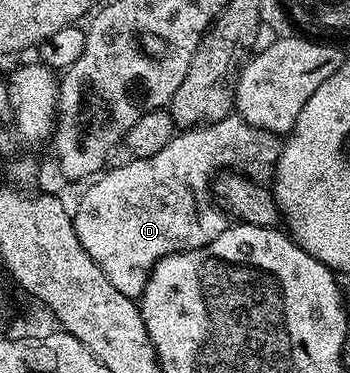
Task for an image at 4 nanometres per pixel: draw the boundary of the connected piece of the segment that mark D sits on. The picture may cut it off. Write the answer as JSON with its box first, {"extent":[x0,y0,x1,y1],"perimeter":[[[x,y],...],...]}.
{"extent":[72,112,282,299],"perimeter":[[[236,112],[218,122],[206,122],[203,126],[182,129],[170,140],[167,148],[163,148],[163,152],[155,152],[155,156],[146,158],[130,157],[129,162],[122,166],[117,166],[114,170],[106,169],[100,176],[94,177],[86,185],[90,186],[82,192],[77,210],[75,206],[72,211],[75,236],[79,238],[83,252],[87,252],[87,256],[95,260],[95,264],[99,264],[107,280],[111,280],[111,284],[115,284],[115,288],[119,288],[123,296],[140,299],[149,274],[160,258],[182,250],[197,250],[209,242],[211,231],[205,227],[205,222],[197,211],[197,198],[193,195],[193,186],[189,181],[207,173],[209,169],[221,170],[224,166],[231,166],[227,168],[240,172],[255,183],[264,183],[273,177],[282,145],[282,139],[278,135],[247,124]]]}

